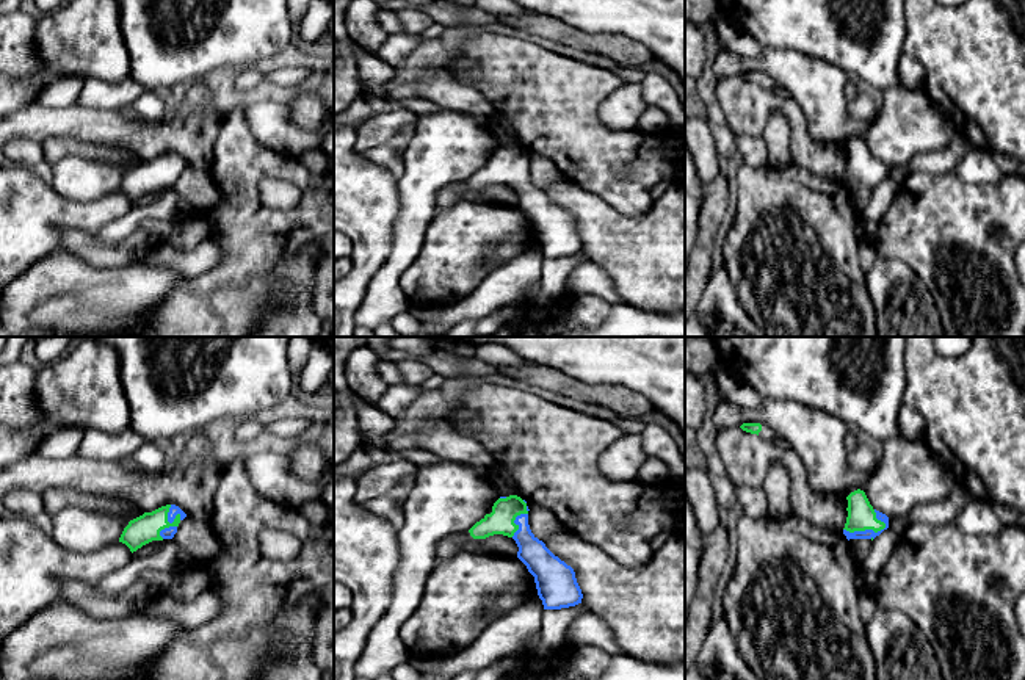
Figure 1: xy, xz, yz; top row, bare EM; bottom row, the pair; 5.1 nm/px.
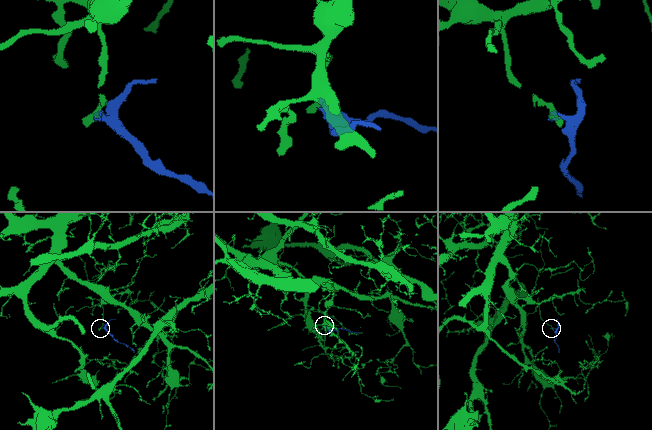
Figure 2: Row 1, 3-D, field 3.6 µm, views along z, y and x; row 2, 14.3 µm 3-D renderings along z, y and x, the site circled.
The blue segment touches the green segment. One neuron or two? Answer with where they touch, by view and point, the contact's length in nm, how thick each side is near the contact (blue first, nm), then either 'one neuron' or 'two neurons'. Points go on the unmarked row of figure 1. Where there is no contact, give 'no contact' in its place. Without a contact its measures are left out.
yz (865, 179) | 220 nm | 50/140 nm | one neuron

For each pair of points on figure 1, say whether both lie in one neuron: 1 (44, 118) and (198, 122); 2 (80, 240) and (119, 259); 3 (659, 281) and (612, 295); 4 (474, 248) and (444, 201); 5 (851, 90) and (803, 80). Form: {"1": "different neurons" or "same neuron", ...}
{"1": "same neuron", "2": "same neuron", "3": "different neurons", "4": "different neurons", "5": "different neurons"}

